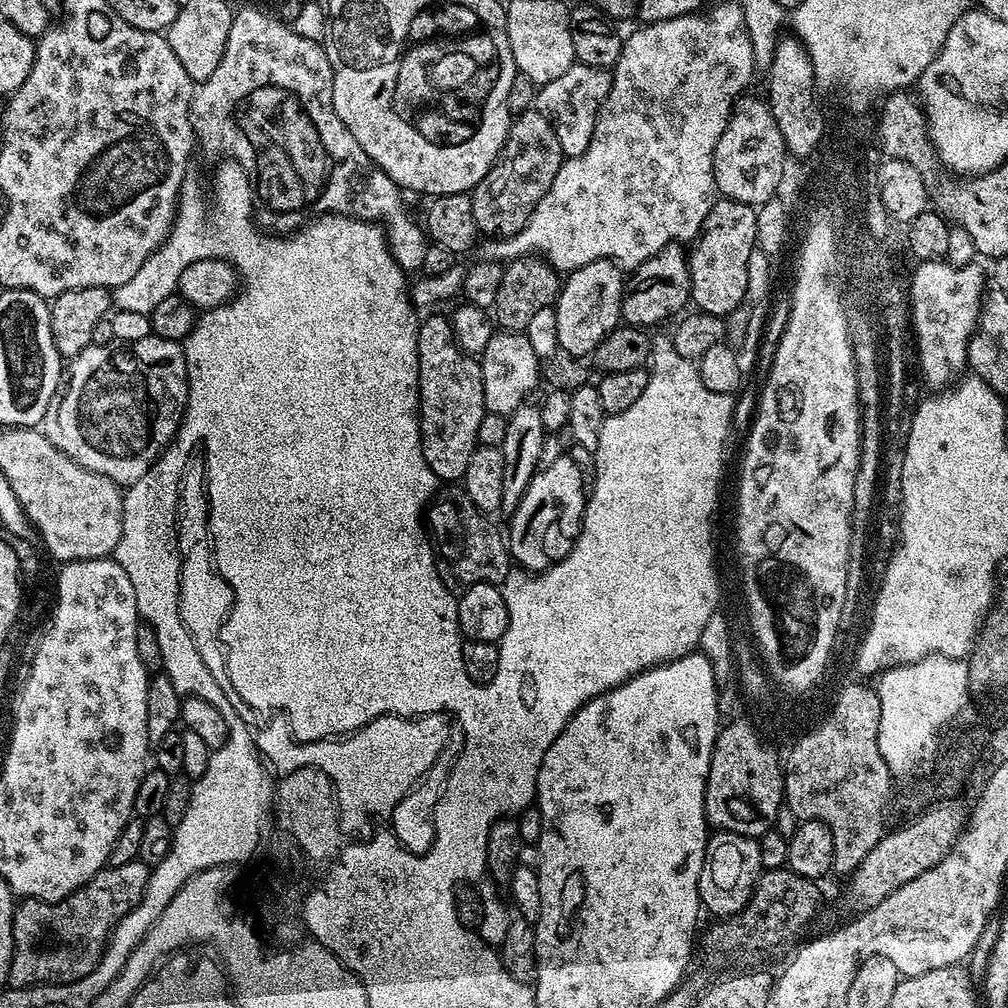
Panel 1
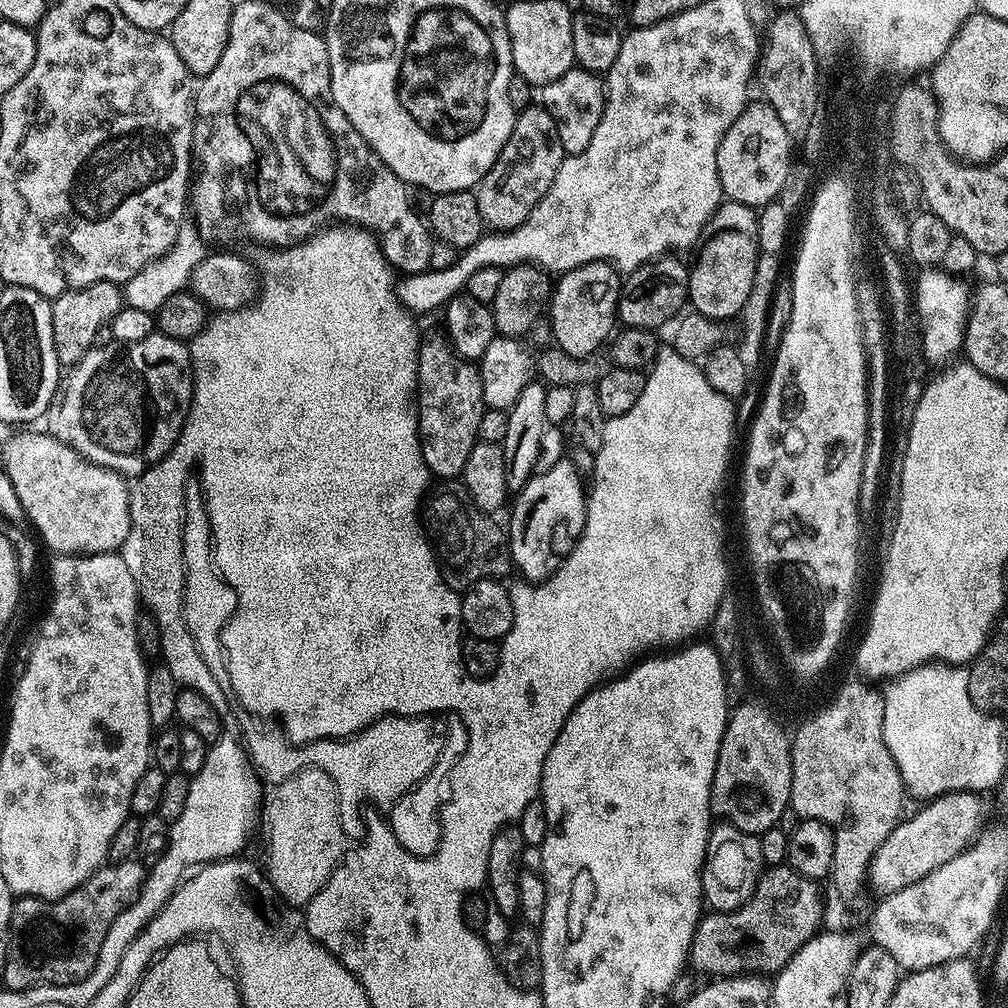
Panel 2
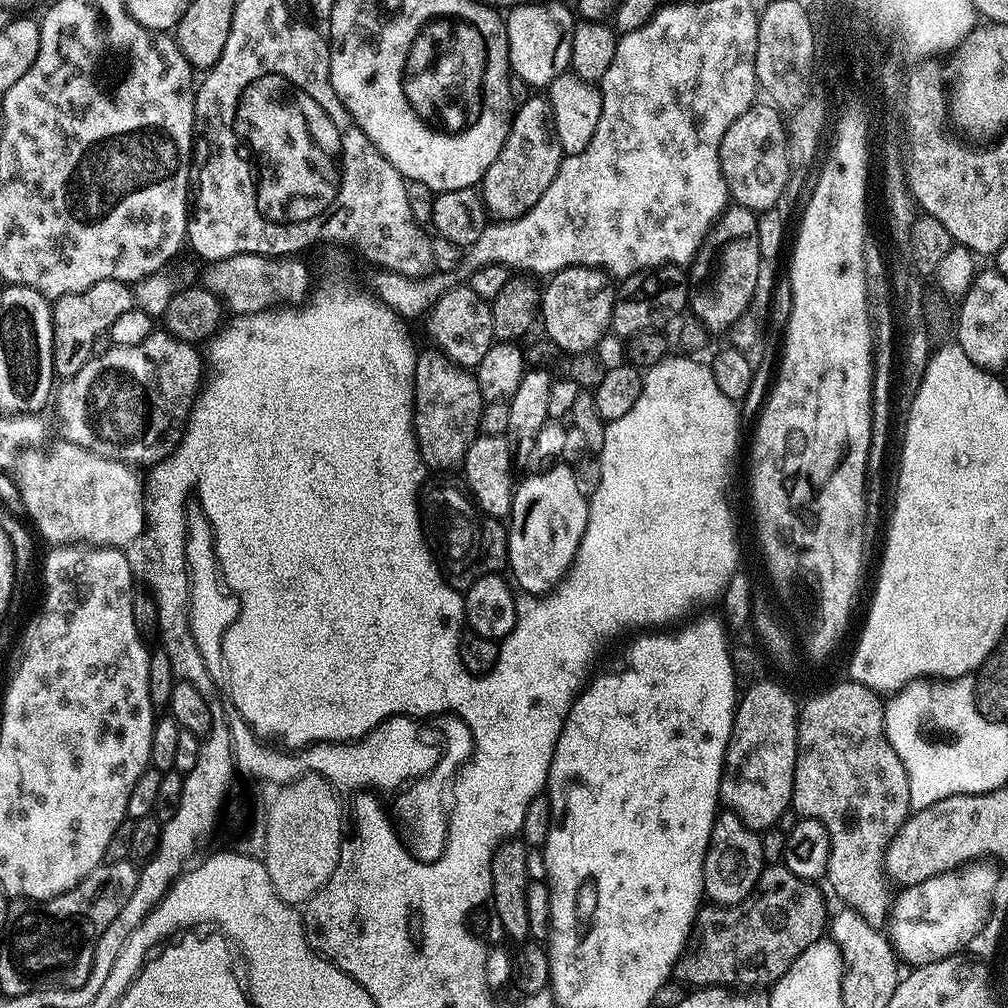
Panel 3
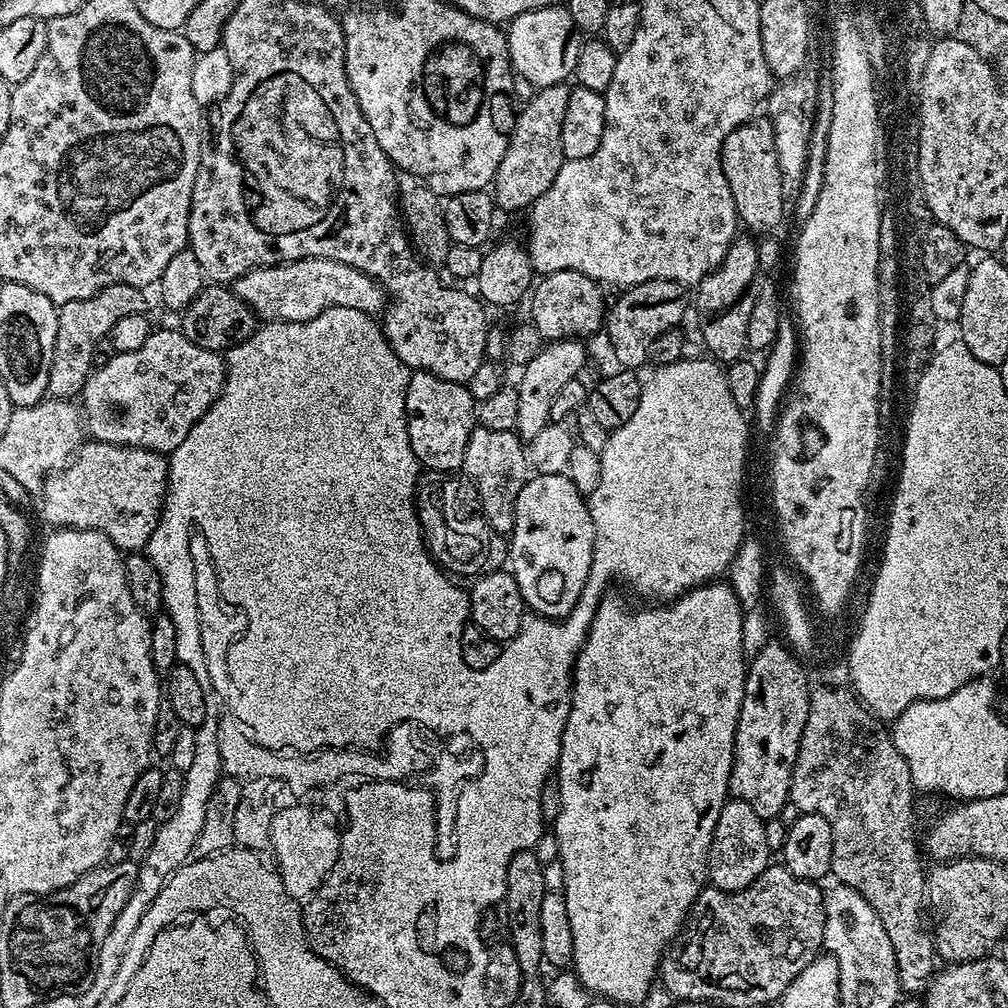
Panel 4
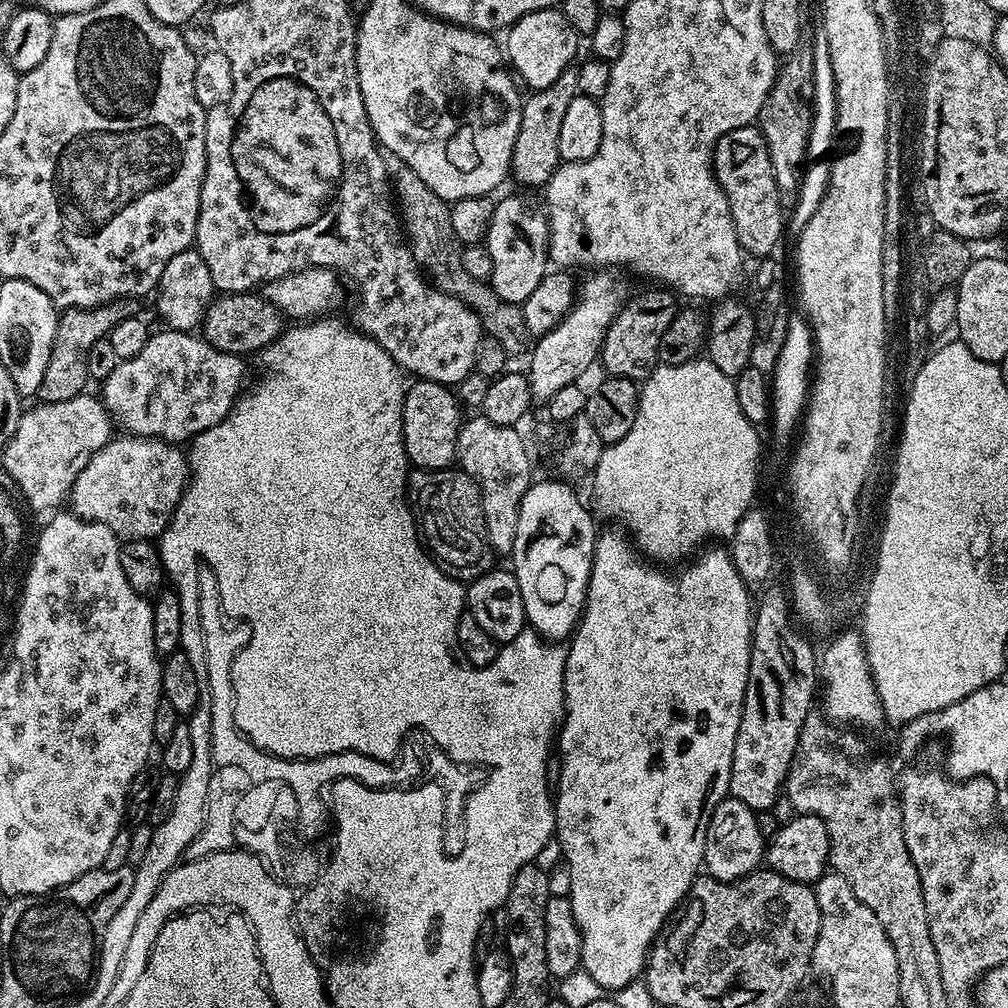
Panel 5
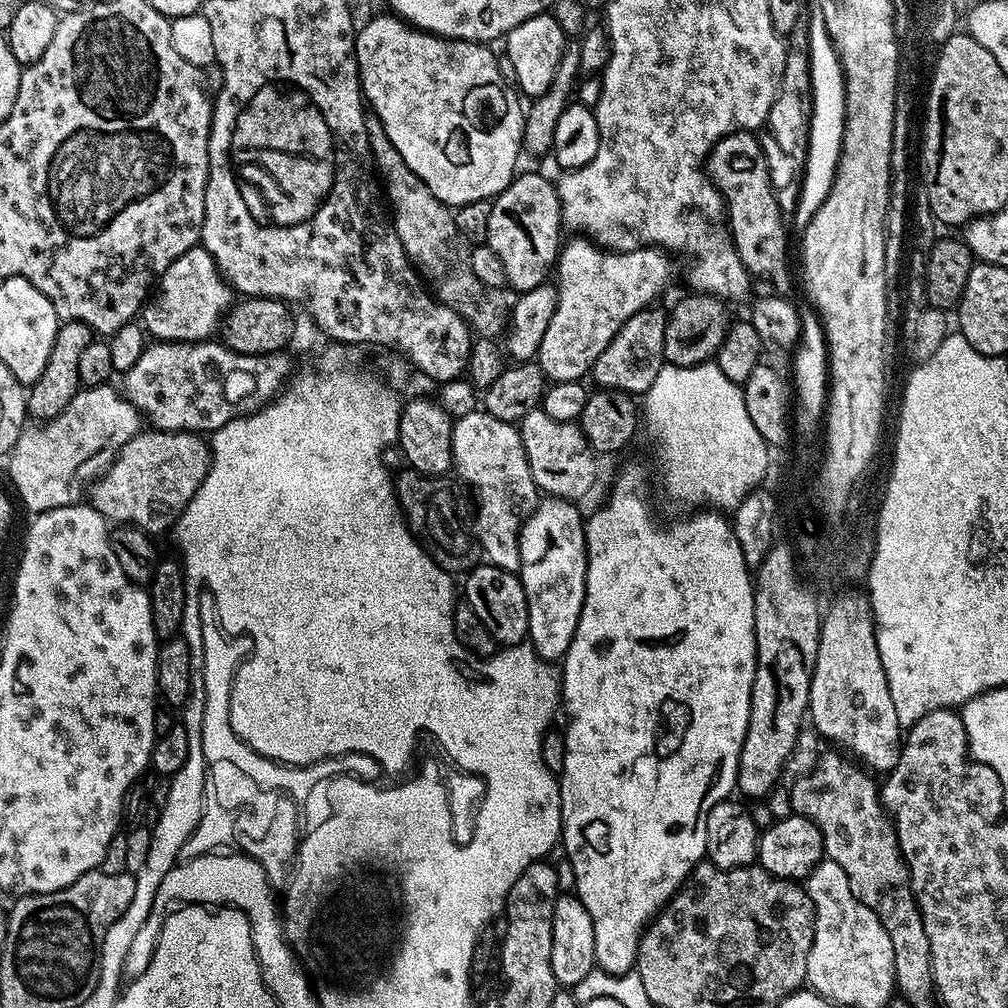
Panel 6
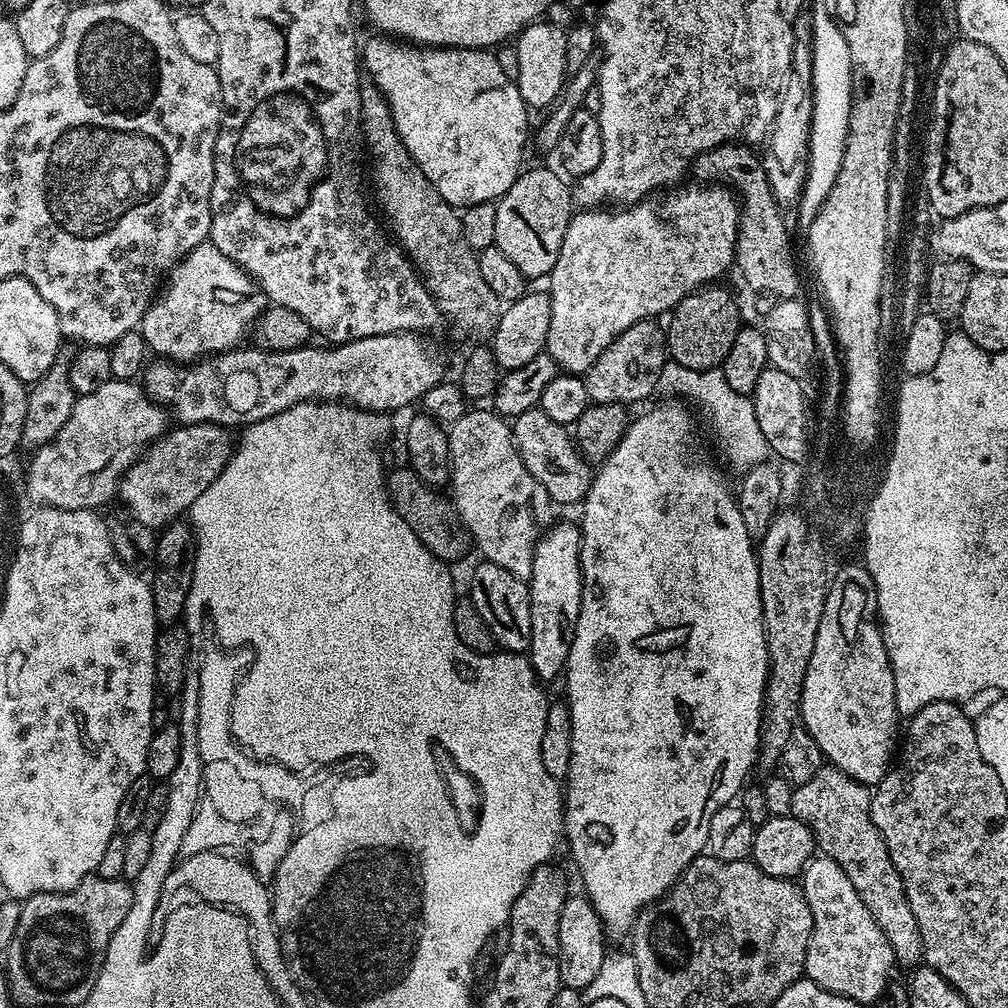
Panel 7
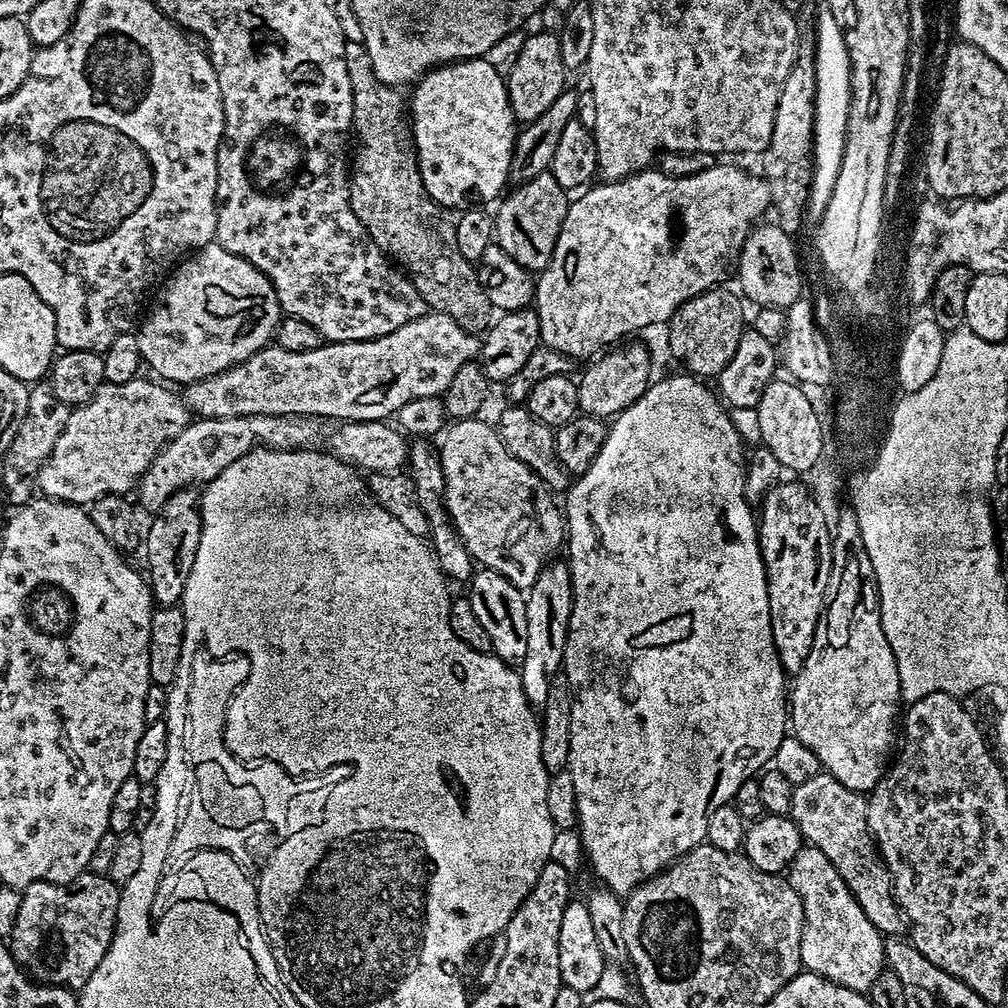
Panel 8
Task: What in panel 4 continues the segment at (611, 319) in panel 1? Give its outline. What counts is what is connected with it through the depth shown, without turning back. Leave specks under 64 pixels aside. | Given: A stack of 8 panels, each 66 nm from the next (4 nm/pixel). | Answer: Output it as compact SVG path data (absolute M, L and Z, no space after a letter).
M574 270L550 272L541 280L544 281L541 284L539 281L535 285L530 296L530 301L532 300L532 317L530 320L534 327L540 331L545 341L585 338L584 336L590 335L591 332L596 332L599 328L601 331L605 327L605 289L597 281Z

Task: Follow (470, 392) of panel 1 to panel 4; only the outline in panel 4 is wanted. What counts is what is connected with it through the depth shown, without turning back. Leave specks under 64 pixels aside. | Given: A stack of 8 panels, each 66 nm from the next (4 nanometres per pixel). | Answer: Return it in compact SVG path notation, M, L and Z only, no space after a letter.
M413 371L406 386L406 418L410 447L421 469L429 472L459 473L466 458L466 442L477 428L478 401L470 394L467 384L455 384L430 372Z

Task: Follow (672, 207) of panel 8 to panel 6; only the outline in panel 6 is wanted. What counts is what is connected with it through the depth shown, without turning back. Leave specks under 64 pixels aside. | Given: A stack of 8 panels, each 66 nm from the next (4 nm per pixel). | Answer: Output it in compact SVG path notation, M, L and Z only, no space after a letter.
M572 238L572 241L561 247L554 269L556 285L556 309L546 334L542 334L538 363L545 377L552 382L583 381L591 373L592 364L610 346L610 338L634 314L644 308L651 308L664 292L668 279L672 276L672 264L669 253L655 246L641 246L632 252L614 252L605 250L587 238Z

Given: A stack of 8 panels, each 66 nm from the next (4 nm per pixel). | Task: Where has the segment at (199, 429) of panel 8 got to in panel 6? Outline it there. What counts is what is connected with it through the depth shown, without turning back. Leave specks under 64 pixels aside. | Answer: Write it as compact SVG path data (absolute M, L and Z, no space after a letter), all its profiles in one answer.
M141 430L126 442L126 446L122 446L108 471L91 485L90 503L105 520L120 526L133 524L136 528L146 524L146 533L149 534L150 522L160 518L160 512L170 512L166 527L171 529L184 513L190 498L194 498L198 486L202 486L211 461L212 450L203 435Z

